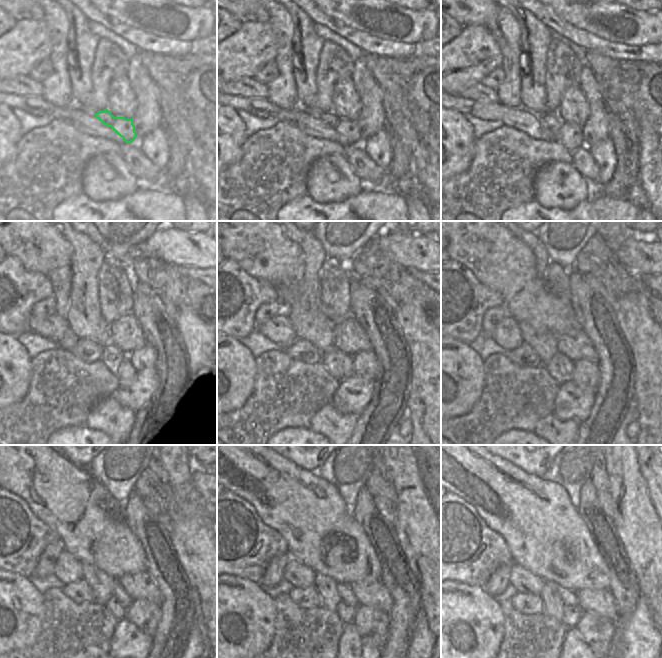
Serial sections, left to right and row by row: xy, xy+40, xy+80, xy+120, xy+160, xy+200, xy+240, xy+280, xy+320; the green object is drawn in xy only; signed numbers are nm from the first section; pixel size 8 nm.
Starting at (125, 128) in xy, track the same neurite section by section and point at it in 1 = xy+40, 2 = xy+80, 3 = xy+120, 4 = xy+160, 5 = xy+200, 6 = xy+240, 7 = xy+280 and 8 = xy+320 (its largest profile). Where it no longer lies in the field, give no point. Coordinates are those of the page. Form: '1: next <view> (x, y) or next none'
1: next xy+40 (348, 132)
2: next xy+80 (570, 135)
3: next xy+120 (117, 362)
4: next xy+160 (339, 365)
5: next xy+200 (559, 367)
6: next xy+240 (118, 611)
7: next xy+280 (346, 613)
8: next xy+320 (571, 615)

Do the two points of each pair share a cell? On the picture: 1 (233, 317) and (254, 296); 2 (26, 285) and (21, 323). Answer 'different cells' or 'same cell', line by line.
1: same cell
2: same cell

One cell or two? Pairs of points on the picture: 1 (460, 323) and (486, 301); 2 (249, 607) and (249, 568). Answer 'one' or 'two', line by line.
1: one
2: two

